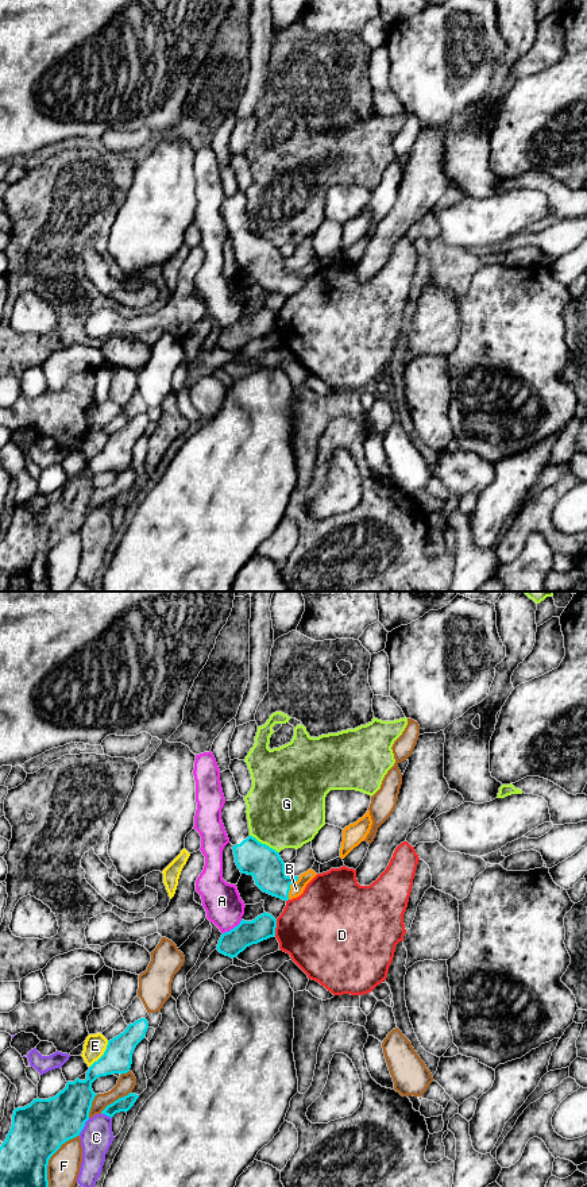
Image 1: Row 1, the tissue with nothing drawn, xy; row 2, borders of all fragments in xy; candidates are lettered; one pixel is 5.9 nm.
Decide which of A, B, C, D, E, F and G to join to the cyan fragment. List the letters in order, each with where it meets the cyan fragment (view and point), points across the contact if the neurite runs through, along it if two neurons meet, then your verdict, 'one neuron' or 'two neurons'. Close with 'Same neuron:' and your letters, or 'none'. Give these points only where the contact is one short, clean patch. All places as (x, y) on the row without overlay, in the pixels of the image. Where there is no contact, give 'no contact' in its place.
A: contact xy (234, 323); border xy (242, 315), (223, 328); two neurons
B: contact xy (289, 282); way xy (263, 258), (289, 282), (296, 284); one neuron
C: contact xy (84, 520); two neurons
D: contact xy (275, 322); two neurons
E: contact xy (103, 450); two neurons
F: contact xy (47, 557); two neurons
G: contact xy (265, 239); two neurons
Same neuron: B

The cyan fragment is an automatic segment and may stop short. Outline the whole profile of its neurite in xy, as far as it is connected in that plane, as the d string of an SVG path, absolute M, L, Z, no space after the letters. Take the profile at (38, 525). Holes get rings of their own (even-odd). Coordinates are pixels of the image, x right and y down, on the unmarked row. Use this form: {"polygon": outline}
{"polygon": "M146 413L130 419L123 428L108 436L104 450L89 462L85 475L77 473L67 477L55 492L36 493L30 500L13 505L11 525L0 542L0 591L50 591L49 555L62 539L80 531L89 515L92 497L97 490L92 485L92 478L100 471L127 469L132 459L132 448L147 424Z"}

